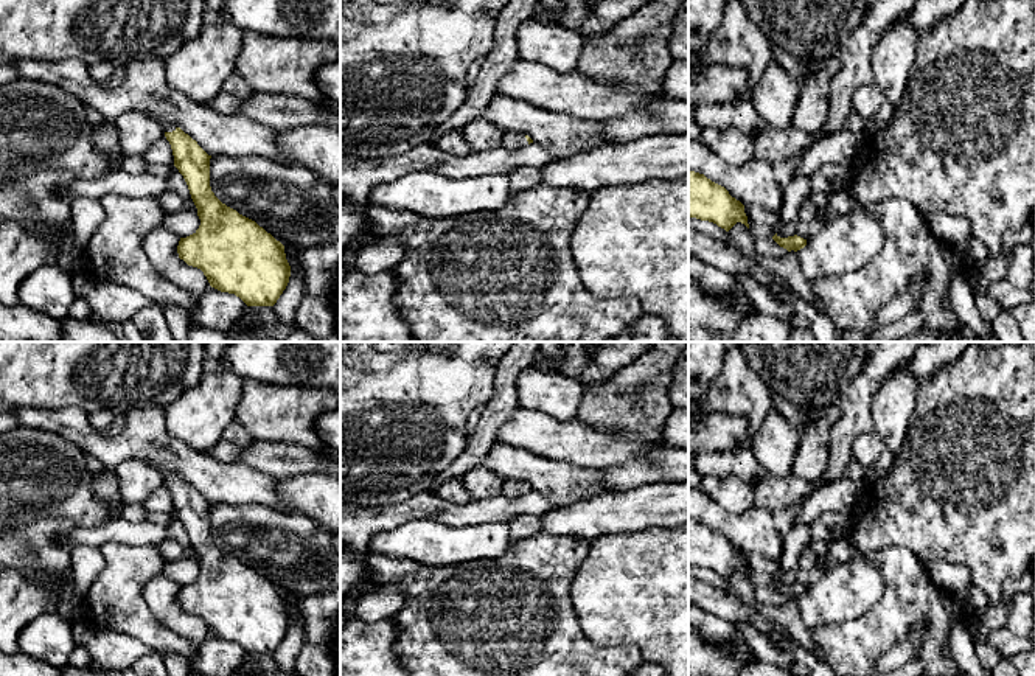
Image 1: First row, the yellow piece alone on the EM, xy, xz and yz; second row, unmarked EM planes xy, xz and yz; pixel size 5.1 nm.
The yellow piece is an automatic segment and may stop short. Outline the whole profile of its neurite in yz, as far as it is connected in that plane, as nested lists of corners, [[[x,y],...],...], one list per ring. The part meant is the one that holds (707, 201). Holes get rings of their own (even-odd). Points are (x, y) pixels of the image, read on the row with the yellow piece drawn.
[[[688,169],[688,216],[709,221],[729,232],[737,222],[749,228],[744,205],[729,191],[707,179],[704,174]]]

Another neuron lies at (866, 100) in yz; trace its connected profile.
[[[875,81],[861,85],[852,96],[852,109],[864,120],[870,120],[884,103],[884,92]]]

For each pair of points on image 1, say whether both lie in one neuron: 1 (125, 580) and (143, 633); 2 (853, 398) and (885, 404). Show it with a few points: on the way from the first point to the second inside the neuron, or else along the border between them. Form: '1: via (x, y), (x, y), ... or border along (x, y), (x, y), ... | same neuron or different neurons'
1: via (125, 592), (125, 599), (137, 611), (137, 620) | same neuron
2: border along (894, 372), (880, 386), (872, 400), (872, 428) | different neurons

